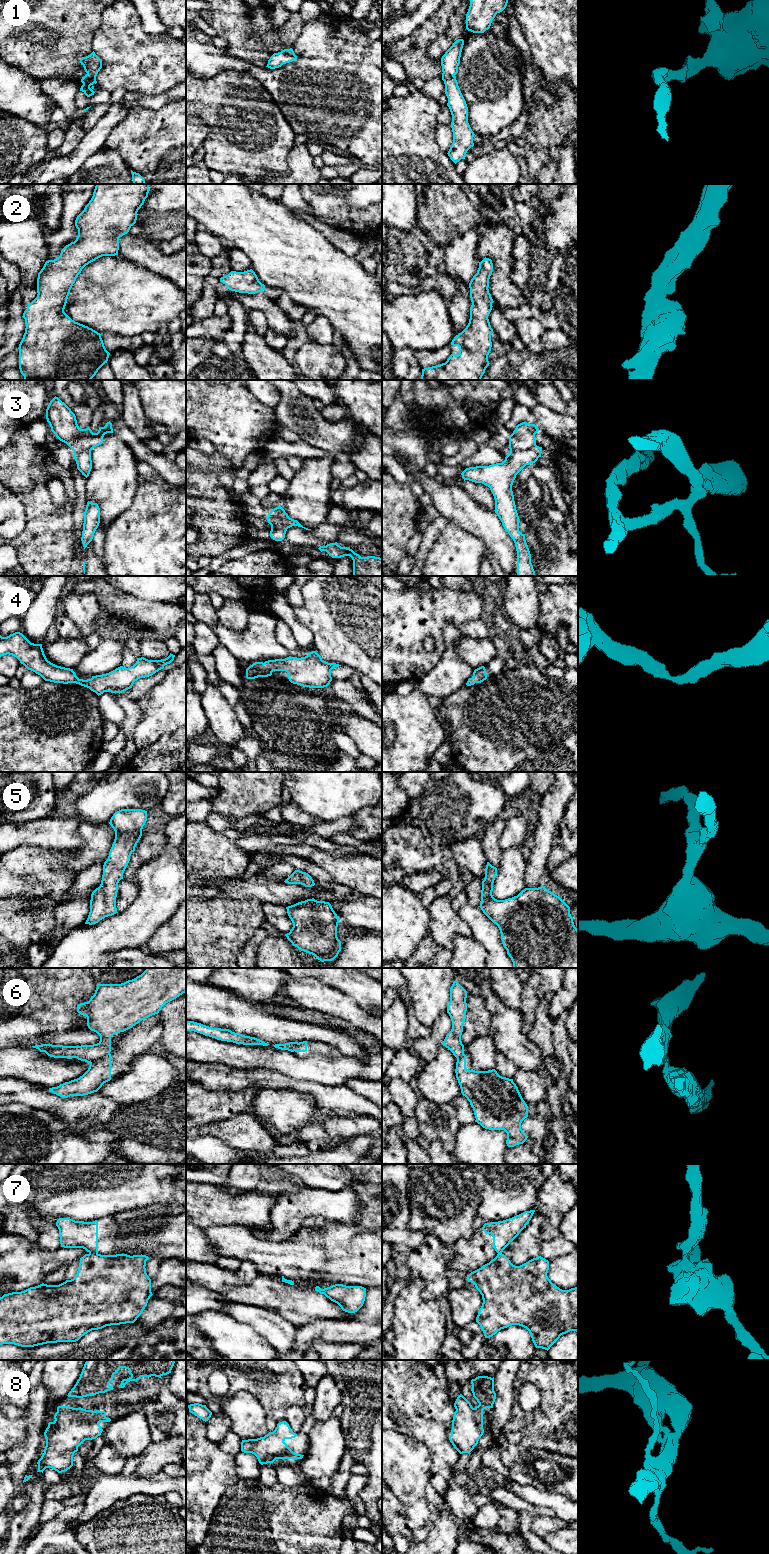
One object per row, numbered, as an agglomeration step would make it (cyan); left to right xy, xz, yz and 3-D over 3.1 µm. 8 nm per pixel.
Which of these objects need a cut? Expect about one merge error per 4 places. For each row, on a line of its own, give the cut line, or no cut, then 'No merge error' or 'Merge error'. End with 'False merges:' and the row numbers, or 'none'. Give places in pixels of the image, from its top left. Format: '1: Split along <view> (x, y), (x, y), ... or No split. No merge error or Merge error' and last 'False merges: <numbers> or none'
1: No split. No merge error
2: No split. No merge error
3: Split along xz (284, 511), (280, 511), (277, 514), (275, 525), (271, 530). Merge error
4: No split. No merge error
5: No split. No merge error
6: Split along xy (109, 1052), (90, 1064). Merge error
7: Split along xy (89, 1252), (97, 1254). Merge error
8: No split. No merge error
False merges: 3, 6, 7

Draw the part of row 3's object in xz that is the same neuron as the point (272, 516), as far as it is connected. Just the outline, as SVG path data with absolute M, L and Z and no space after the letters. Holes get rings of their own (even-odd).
M278 506L278 507L274 508L273 510L271 510L270 513L268 514L268 516L266 517L267 522L271 525L271 530L275 526L275 522L277 520L277 514L279 512L285 512L285 510L281 506ZM287 514L287 517L284 518L283 522L287 526L287 528L290 528L292 526L298 526L298 527L302 527L302 528L304 528L306 530L311 530L311 529L303 527L297 520L294 520L294 519L290 518L288 516L288 514Z

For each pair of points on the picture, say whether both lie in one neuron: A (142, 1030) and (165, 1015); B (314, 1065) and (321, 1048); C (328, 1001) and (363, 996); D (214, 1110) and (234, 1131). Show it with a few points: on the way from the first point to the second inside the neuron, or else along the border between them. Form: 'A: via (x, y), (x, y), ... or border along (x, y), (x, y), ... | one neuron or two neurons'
A: border along (158, 1014), (162, 1025), (162, 1034), (156, 1042) | two neurons
B: border along (341, 1055), (311, 1053), (303, 1057), (296, 1056) | two neurons
C: border along (331, 987), (347, 994), (361, 1008), (370, 1013) | two neurons
D: border along (246, 1112), (238, 1112), (201, 1127) | two neurons

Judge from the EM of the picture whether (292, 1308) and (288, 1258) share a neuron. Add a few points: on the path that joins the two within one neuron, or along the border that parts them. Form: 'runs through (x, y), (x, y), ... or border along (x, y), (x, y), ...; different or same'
border along (289, 1284), (313, 1290); different

